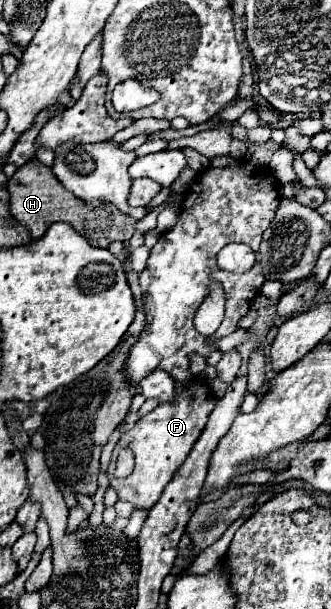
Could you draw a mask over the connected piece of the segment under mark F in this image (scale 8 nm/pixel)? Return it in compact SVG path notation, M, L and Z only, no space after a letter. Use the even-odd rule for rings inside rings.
M199 377L189 389L179 393L175 403L163 403L163 405L155 407L141 421L137 421L137 425L131 431L127 431L119 439L119 443L115 445L107 475L109 475L111 487L117 491L121 501L129 501L129 503L133 503L135 509L147 509L147 511L159 501L159 495L163 493L165 485L171 481L175 471L183 465L191 447L199 439L199 435L207 423L207 417L211 413L211 407L215 407L215 395L211 393L209 383L203 377ZM125 447L129 447L135 455L135 469L129 477L117 479L115 477L115 459L117 459L119 451Z

